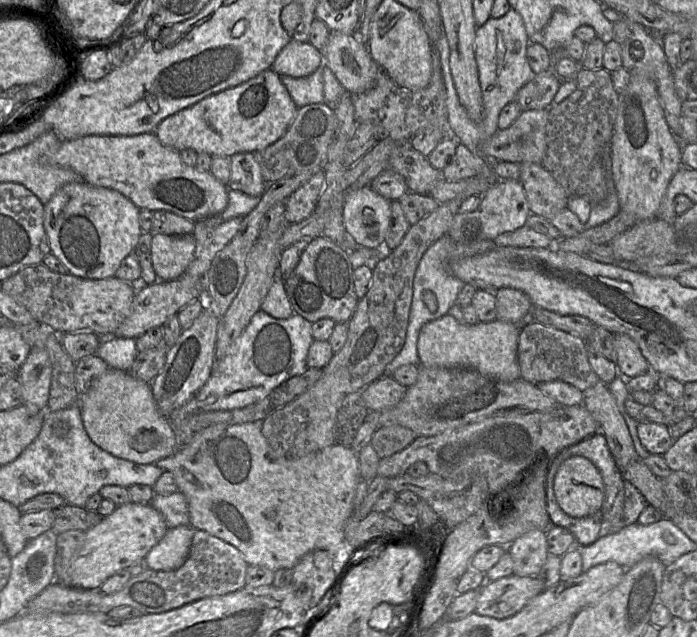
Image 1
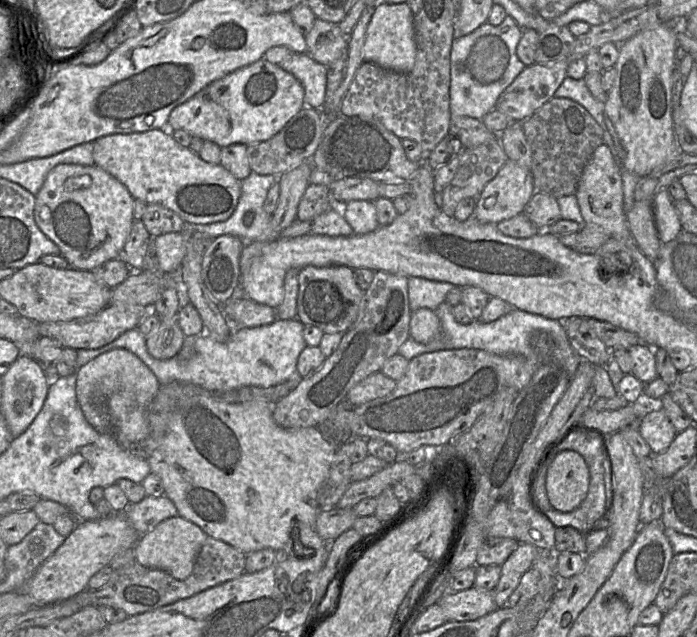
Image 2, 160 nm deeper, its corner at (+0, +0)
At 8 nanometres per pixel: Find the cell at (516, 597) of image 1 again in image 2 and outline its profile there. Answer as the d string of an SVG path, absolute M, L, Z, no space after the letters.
M473 586L467 590L448 592L435 604L442 608L448 621L473 621L498 608L493 590Z

